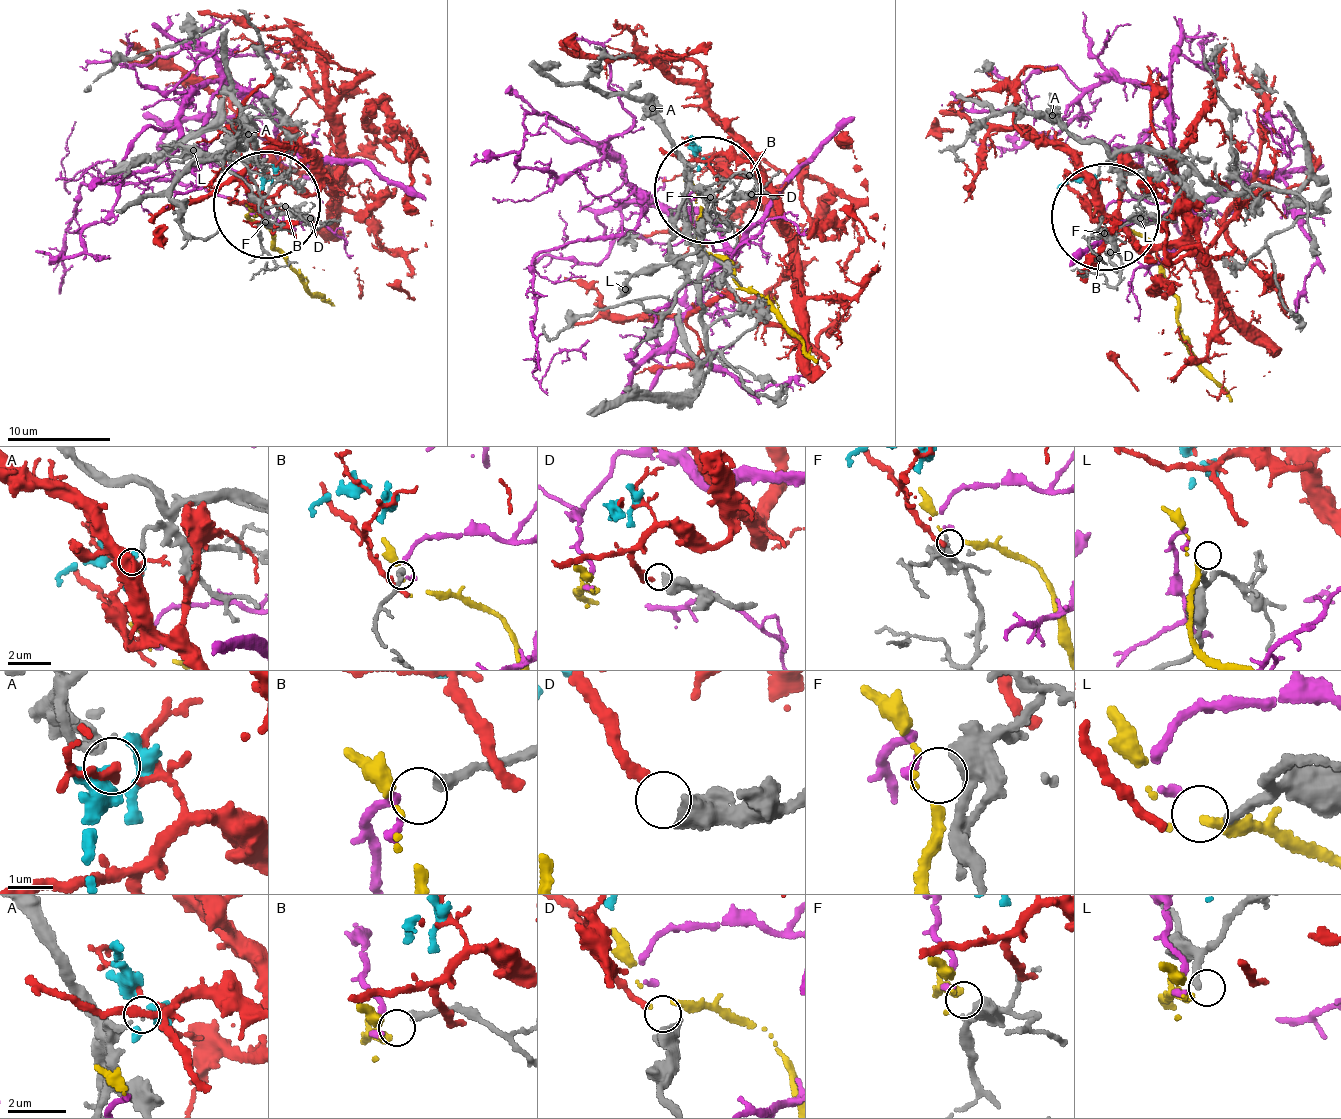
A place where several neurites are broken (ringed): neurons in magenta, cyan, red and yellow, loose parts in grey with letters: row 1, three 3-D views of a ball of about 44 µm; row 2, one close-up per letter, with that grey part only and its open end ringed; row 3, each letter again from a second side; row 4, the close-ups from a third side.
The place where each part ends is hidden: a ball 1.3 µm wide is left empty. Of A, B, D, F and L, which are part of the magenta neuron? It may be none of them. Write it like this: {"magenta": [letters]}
{"magenta": ["F"]}

